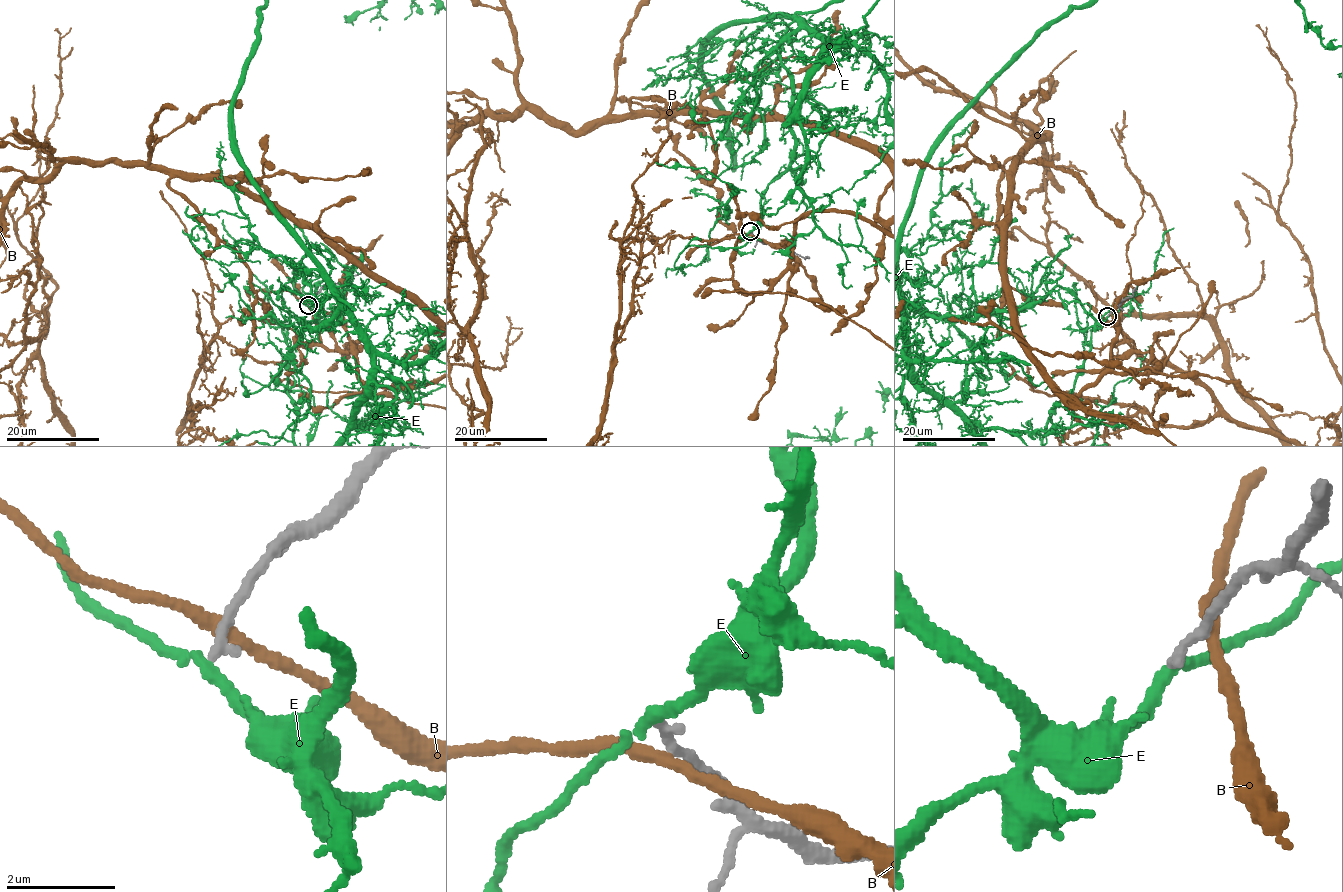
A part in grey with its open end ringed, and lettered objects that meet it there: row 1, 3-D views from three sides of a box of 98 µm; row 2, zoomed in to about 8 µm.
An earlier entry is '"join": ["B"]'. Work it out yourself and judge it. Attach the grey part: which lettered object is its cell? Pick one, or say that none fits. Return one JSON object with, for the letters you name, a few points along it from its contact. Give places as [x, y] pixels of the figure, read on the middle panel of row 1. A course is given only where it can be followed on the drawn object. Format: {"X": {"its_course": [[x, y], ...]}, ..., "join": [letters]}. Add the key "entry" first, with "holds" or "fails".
{"entry": "fails", "join": ["E"]}

